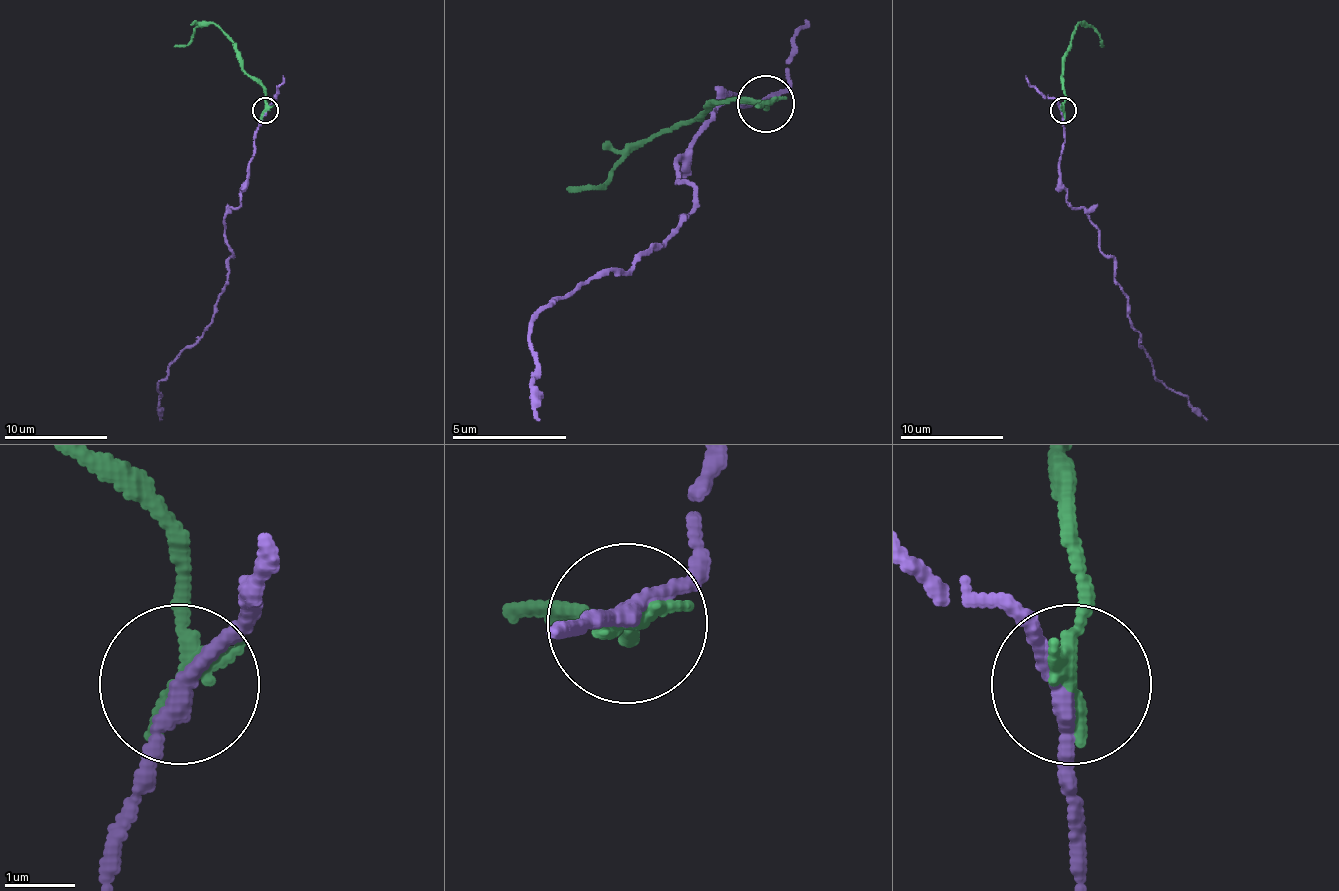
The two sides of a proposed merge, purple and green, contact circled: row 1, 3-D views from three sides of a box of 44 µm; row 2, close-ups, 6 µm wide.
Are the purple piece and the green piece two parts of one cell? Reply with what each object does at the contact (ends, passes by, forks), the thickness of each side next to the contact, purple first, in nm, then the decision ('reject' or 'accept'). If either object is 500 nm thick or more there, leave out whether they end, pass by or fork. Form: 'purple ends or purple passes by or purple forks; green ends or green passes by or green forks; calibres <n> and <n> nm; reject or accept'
purple passes by; green ends; calibres 220 and 320 nm; reject

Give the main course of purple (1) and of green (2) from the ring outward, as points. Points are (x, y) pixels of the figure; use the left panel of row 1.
1: (265, 109), (242, 200), (224, 219), (229, 283), (211, 325), (156, 390), (159, 421)
2: (265, 109), (265, 91), (242, 68), (242, 58), (213, 24), (200, 24), (190, 39), (174, 47)

